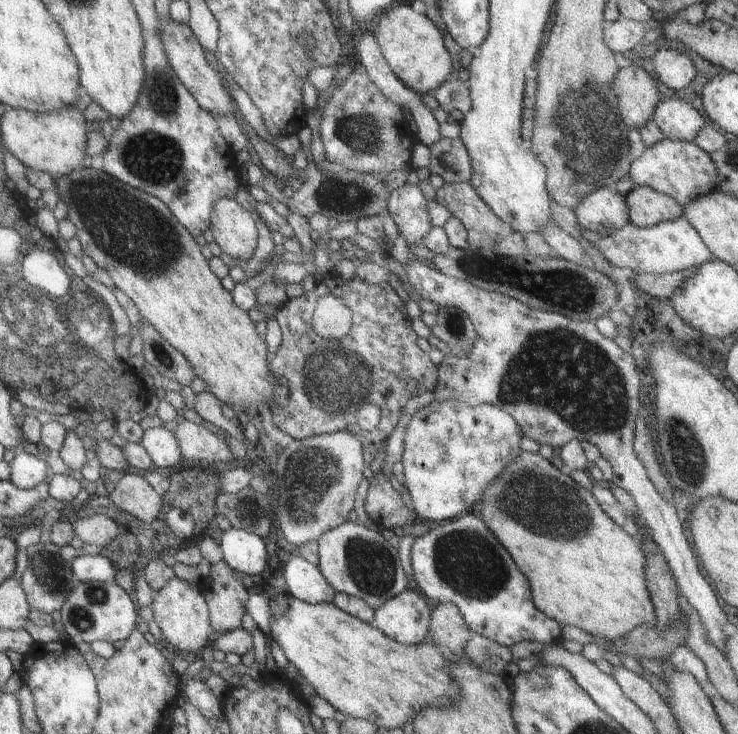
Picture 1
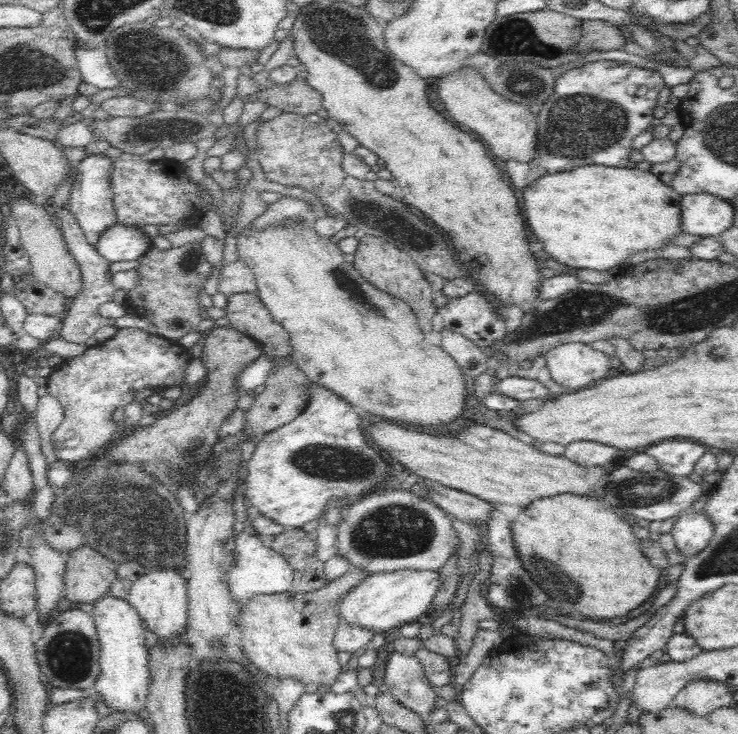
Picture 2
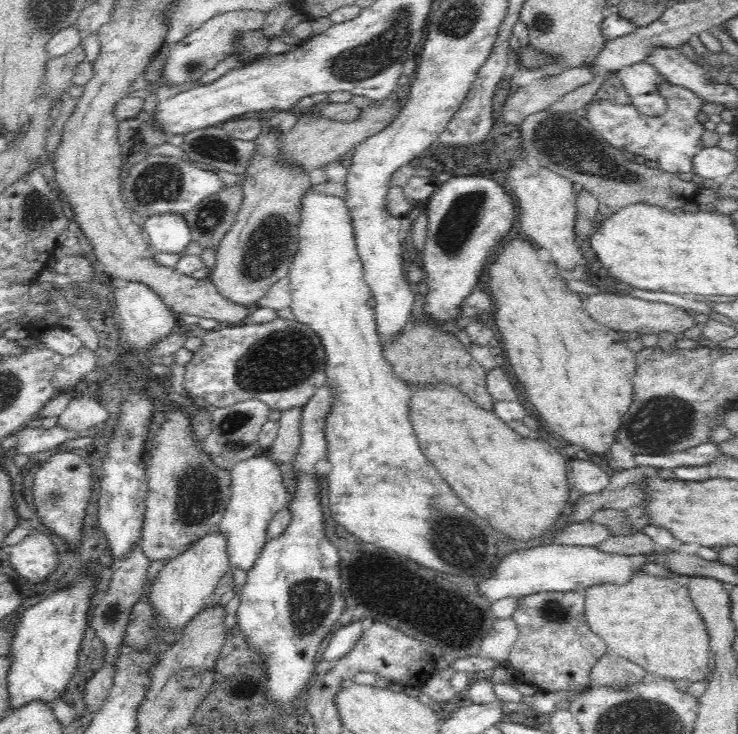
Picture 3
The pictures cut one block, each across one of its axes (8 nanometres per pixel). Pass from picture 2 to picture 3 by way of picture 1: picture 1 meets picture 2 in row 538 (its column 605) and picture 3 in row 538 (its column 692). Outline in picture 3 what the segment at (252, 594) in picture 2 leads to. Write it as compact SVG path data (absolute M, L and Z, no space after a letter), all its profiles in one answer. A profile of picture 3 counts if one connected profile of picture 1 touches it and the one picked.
M267 451L238 462L231 470L231 497L219 530L227 536L228 557L232 567L248 571L261 556L266 544L266 528L275 512L287 506L291 489L284 484L280 462Z

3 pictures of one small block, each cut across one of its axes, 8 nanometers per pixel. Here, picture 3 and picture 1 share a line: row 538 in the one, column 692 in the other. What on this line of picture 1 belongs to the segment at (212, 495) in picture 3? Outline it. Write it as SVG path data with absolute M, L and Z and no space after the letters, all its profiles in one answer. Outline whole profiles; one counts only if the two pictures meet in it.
M664 136L630 161L625 176L617 179L611 187L621 196L635 187L647 187L674 198L683 208L695 197L702 197L702 194L716 188L716 170L712 158L692 140L678 141Z

